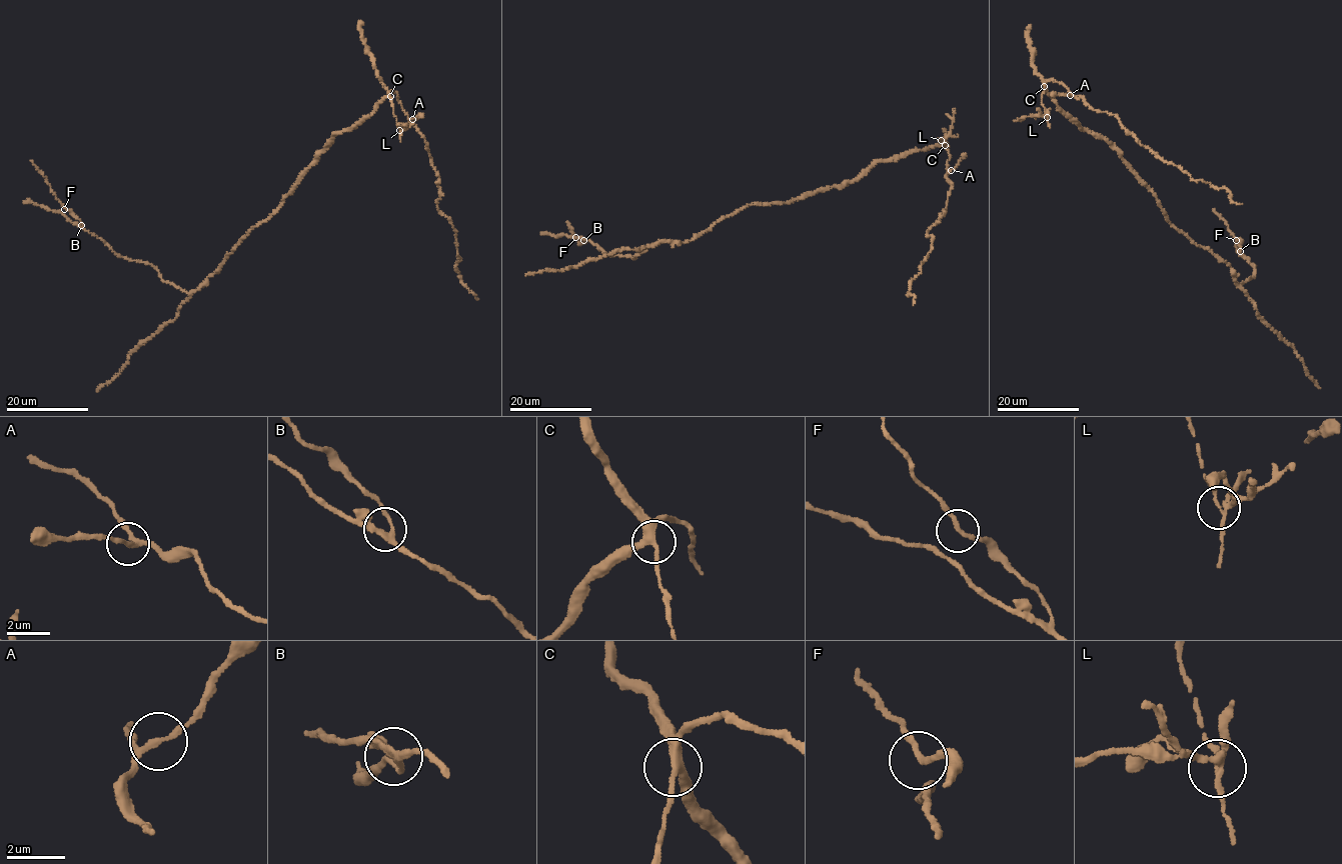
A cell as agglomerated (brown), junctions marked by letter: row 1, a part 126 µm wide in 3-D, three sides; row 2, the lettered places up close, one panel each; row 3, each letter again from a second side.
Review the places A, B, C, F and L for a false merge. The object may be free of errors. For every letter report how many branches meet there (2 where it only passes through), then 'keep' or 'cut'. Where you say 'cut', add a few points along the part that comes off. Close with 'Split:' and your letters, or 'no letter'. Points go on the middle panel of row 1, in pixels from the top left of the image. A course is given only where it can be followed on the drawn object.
A: 3 | keep
B: 3 | keep
C: 4 | keep
F: 3 | keep
L: 4 | cut | (941, 140), (950, 131), (955, 109)
Split: L

